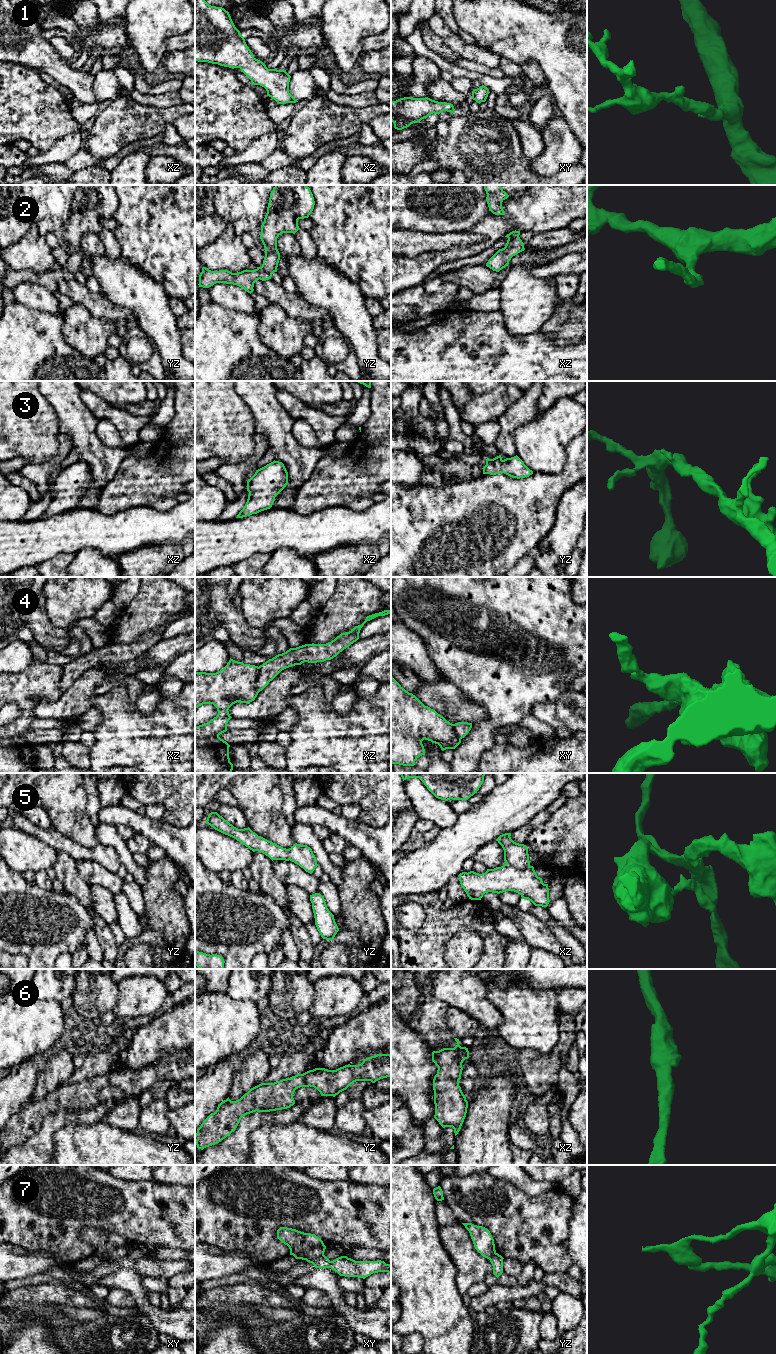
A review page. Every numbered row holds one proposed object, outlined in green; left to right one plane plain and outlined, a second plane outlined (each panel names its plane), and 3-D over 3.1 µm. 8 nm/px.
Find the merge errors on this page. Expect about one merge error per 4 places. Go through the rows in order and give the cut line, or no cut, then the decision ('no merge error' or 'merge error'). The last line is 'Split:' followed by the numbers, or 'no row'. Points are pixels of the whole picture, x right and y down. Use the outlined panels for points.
1: cut none; no merge error
2: cut none; no merge error
3: cut none; no merge error
4: cut xz (259, 667), (259, 675), (256, 682), (257, 692); merge error
5: cut none; no merge error
6: cut none; no merge error
7: cut xy (323, 1253), (305, 1259); merge error
Split: 4, 7

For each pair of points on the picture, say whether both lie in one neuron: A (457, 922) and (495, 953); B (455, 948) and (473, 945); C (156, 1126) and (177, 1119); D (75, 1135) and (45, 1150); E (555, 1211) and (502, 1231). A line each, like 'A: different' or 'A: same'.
A: same
B: same
C: different
D: different
E: same

